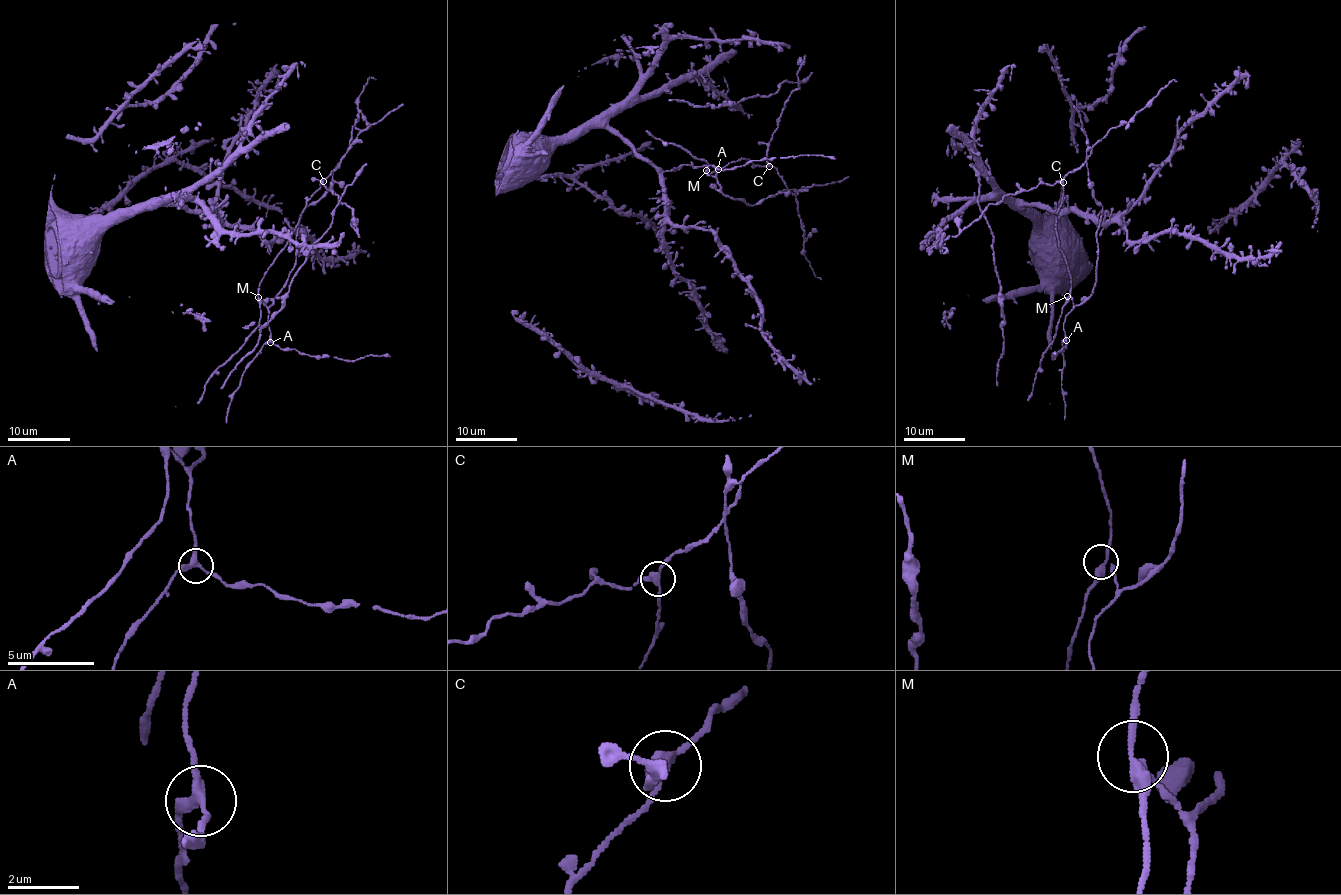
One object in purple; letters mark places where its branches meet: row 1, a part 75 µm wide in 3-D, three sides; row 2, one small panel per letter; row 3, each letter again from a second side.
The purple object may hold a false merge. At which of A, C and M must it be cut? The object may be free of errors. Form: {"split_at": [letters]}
{"split_at": ["C"]}

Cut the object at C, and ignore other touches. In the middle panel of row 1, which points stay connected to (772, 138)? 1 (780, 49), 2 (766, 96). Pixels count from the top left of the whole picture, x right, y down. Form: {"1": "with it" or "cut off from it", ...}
{"1": "cut off from it", "2": "cut off from it"}

